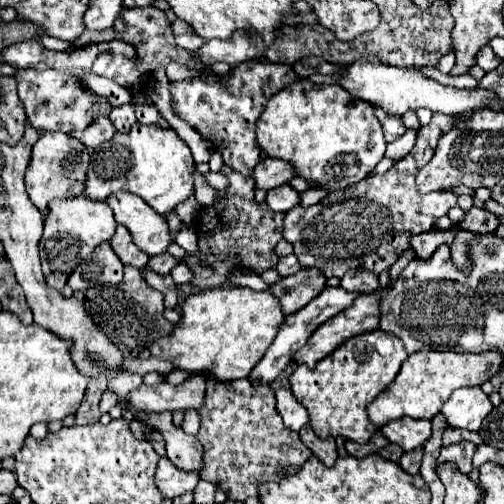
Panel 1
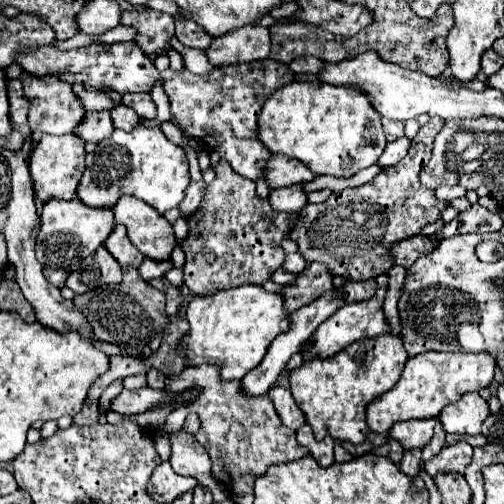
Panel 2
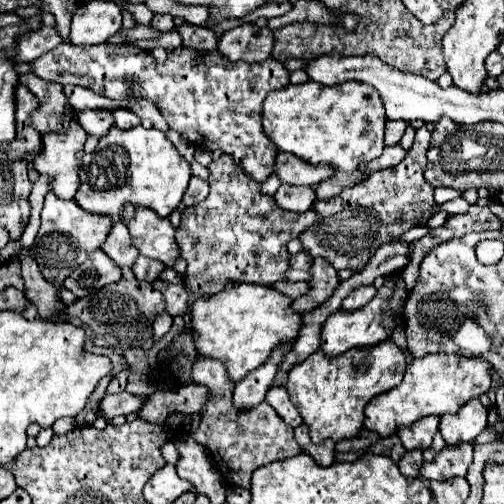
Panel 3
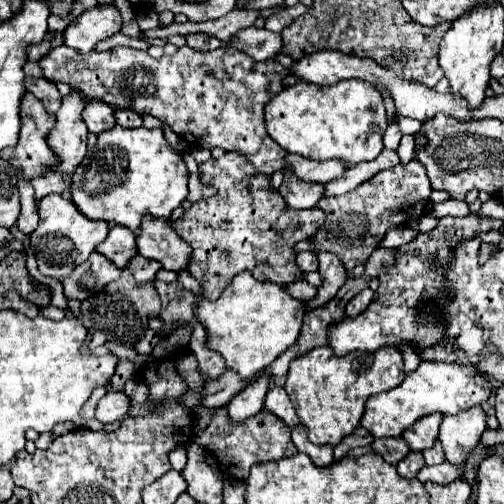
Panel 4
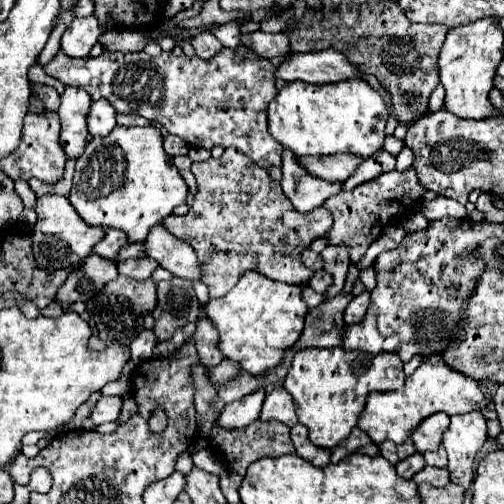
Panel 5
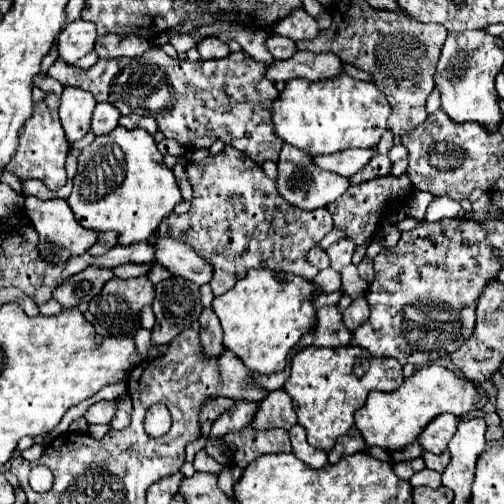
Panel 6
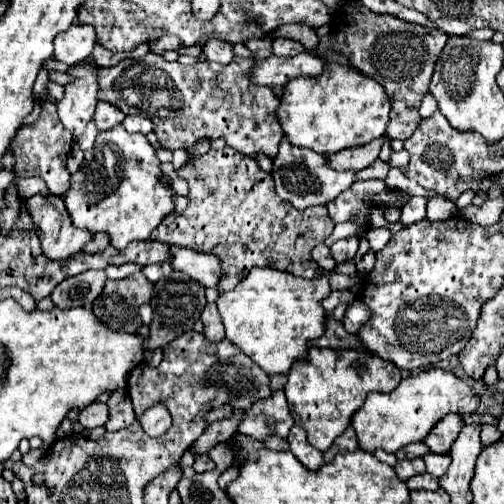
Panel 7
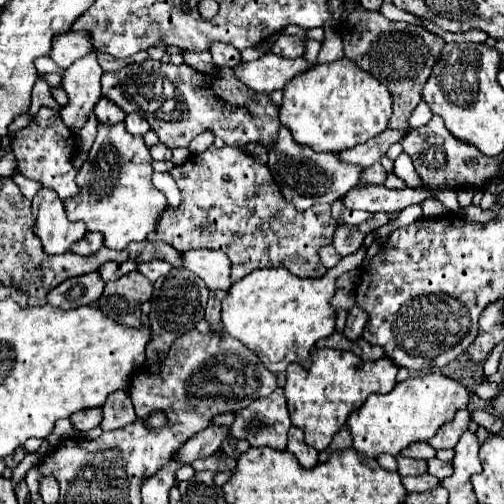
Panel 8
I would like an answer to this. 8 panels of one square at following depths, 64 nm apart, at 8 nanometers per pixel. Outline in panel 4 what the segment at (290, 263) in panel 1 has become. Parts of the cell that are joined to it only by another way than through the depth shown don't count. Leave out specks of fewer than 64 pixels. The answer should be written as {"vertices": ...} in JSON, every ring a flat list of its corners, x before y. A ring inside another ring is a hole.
{"vertices":[[300,252,298,254,298,266,304,272,316,272,318,270,318,258,314,252]]}

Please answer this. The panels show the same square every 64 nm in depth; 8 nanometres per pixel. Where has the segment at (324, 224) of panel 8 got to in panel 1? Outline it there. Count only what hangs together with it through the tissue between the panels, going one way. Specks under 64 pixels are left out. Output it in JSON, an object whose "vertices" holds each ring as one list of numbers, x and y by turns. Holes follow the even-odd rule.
{"vertices":[[222,166,220,170,228,178,228,190,218,192,218,198,208,208,200,208,194,230,198,236,198,256,186,254,186,264,194,272,192,286,198,290,226,286,230,274,240,270,250,270,254,274,262,274,278,264,278,256,274,254,276,244,282,240,282,220,284,214,272,212,266,204,258,204,254,200,254,178,246,178,232,170,230,166]]}

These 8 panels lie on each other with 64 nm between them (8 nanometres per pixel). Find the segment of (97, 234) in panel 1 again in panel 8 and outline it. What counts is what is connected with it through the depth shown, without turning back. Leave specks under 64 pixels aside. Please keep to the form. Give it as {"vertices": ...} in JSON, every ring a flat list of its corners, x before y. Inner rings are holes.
{"vertices":[[40,188,32,200,34,234,40,238,46,254,64,254,72,242,84,236,86,228,80,222,66,218,62,200,50,188]]}

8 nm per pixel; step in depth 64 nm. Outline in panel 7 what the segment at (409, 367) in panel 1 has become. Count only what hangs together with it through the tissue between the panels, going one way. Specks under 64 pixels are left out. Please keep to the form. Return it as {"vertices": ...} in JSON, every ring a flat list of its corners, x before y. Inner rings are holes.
{"vertices":[[434,368,428,372,420,372,416,376,404,378,398,388,388,394,370,392,362,408,352,416,352,428,358,438,358,446,364,452,374,452,382,448,384,452,398,452,406,444,422,442,430,430,452,412,470,414,478,412,480,400,474,396,472,388,452,372]]}

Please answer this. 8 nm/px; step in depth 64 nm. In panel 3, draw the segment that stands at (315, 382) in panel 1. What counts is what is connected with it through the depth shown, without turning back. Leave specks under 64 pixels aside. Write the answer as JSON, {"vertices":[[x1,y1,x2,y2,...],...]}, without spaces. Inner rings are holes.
{"vertices":[[392,340,380,342,372,348,352,348,346,354,334,358,326,356,322,350,316,350,312,356,298,362,288,372,286,390,302,420,308,424,310,440,314,444,320,444,326,438,340,442,360,432,364,420,364,406,376,394,396,388,402,382,404,372,404,354]]}

